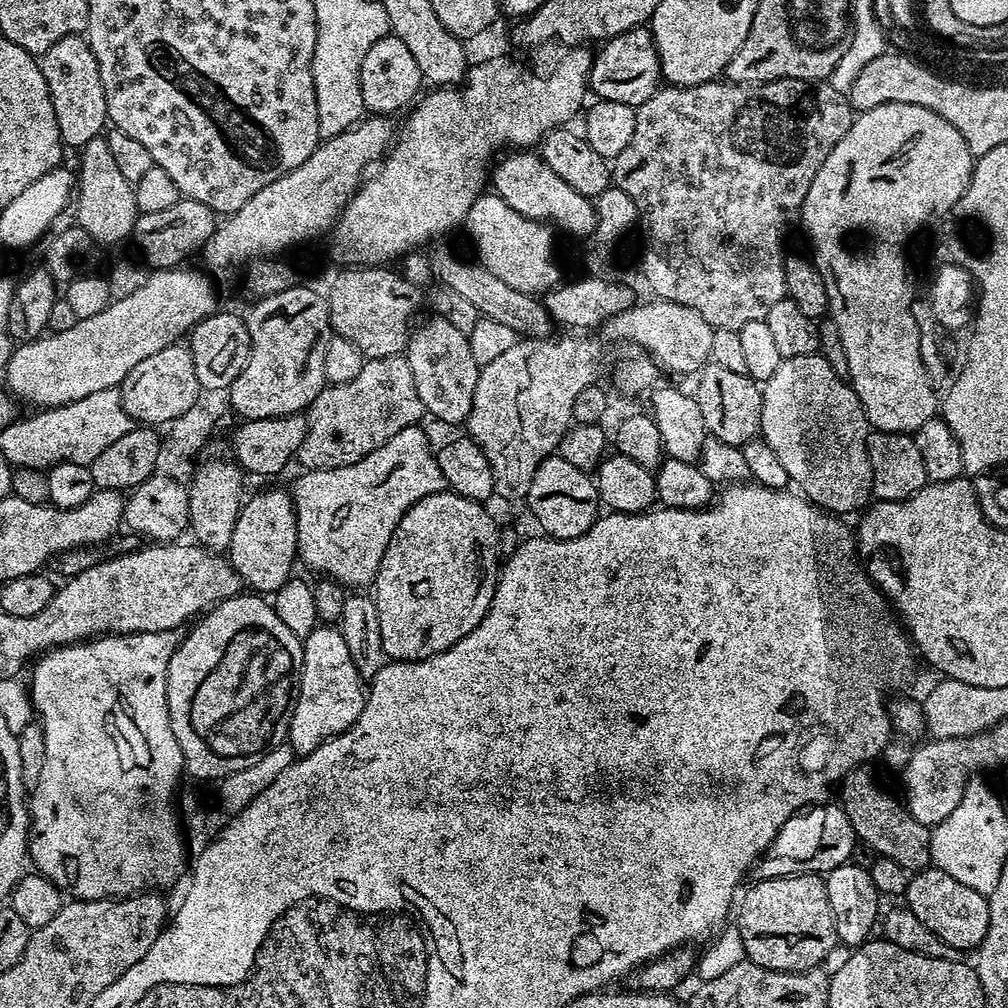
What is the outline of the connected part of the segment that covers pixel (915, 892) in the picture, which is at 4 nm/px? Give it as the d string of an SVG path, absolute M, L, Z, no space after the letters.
M929 866L920 869L909 879L908 887L902 896L906 901L906 907L914 914L918 914L918 922L922 922L922 926L930 926L930 930L934 930L934 934L938 934L942 938L942 942L961 950L967 950L967 948L976 950L986 938L986 930L990 926L988 897L978 894L978 890L970 890L970 886L962 886L962 882L958 882L958 878L950 878L950 874L946 874L940 868Z

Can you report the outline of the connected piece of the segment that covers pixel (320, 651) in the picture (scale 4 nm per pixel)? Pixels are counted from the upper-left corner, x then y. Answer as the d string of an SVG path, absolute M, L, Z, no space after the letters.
M318 626L302 640L302 666L300 667L300 679L296 685L296 695L292 705L292 717L288 723L287 743L292 745L293 753L303 754L313 752L319 744L325 740L347 732L350 726L362 714L364 709L365 685L362 683L354 661L350 658L349 647L336 626Z

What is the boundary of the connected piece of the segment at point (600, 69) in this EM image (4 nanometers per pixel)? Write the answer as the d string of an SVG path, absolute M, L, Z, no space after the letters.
M647 27L631 28L622 34L603 41L604 48L592 58L592 69L588 71L588 87L593 97L610 102L625 103L636 109L646 102L661 87L660 54L656 49L656 39Z

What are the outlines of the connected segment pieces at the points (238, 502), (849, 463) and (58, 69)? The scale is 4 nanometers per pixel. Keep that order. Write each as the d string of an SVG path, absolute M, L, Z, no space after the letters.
M216 458L195 469L188 485L188 520L189 533L201 547L217 554L227 551L244 500L242 478L243 471L232 460L226 462Z
M817 354L789 360L781 359L778 370L774 370L772 377L763 381L762 391L764 397L760 436L768 443L770 450L778 454L778 462L782 462L789 481L793 485L797 484L795 487L816 507L829 514L856 511L859 513L873 499L868 457L870 425L868 415L864 413L851 383L841 379L823 356Z
M77 34L58 38L50 50L38 58L42 78L50 90L50 102L54 106L54 118L58 118L60 140L69 149L79 150L105 131L109 123L106 106L106 90L102 90L102 78L98 70L98 58L90 50L87 39Z

